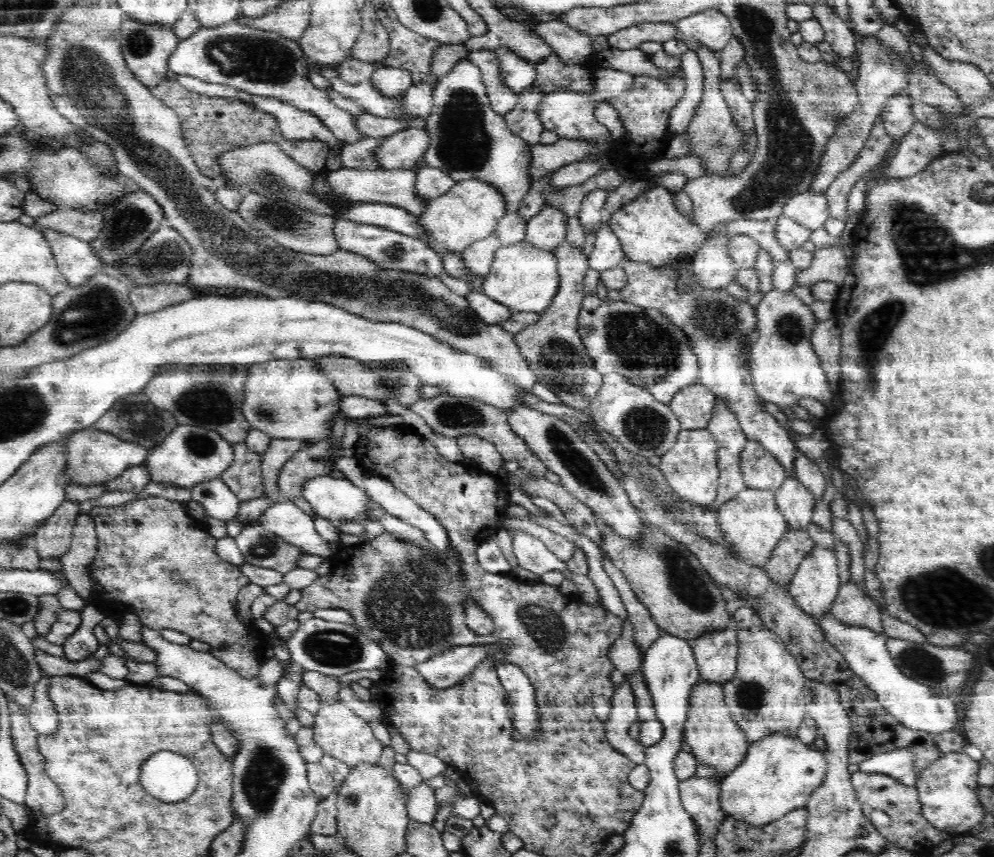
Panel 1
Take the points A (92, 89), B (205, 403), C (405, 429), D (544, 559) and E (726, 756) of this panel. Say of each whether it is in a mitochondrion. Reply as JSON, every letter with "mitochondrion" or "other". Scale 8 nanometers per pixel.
{"A":"mitochondrion","B":"mitochondrion","C":"other","D":"other","E":"other"}

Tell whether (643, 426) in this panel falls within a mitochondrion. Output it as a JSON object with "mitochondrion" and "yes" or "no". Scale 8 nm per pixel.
{"mitochondrion":"yes"}

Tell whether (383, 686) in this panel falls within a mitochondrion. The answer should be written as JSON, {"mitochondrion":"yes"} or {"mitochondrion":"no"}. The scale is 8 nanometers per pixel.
{"mitochondrion":"no"}

